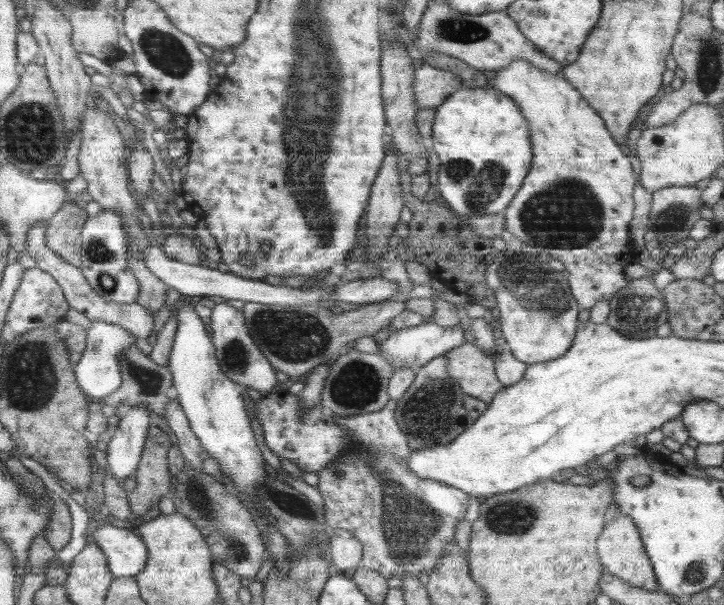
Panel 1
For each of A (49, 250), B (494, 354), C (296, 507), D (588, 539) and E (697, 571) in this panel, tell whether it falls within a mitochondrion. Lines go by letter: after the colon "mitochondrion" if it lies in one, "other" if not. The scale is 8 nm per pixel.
A: other
B: other
C: mitochondrion
D: other
E: mitochondrion

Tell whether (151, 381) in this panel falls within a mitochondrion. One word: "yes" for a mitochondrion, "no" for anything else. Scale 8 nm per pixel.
yes

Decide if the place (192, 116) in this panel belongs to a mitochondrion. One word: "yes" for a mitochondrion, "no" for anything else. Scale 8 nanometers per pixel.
no

